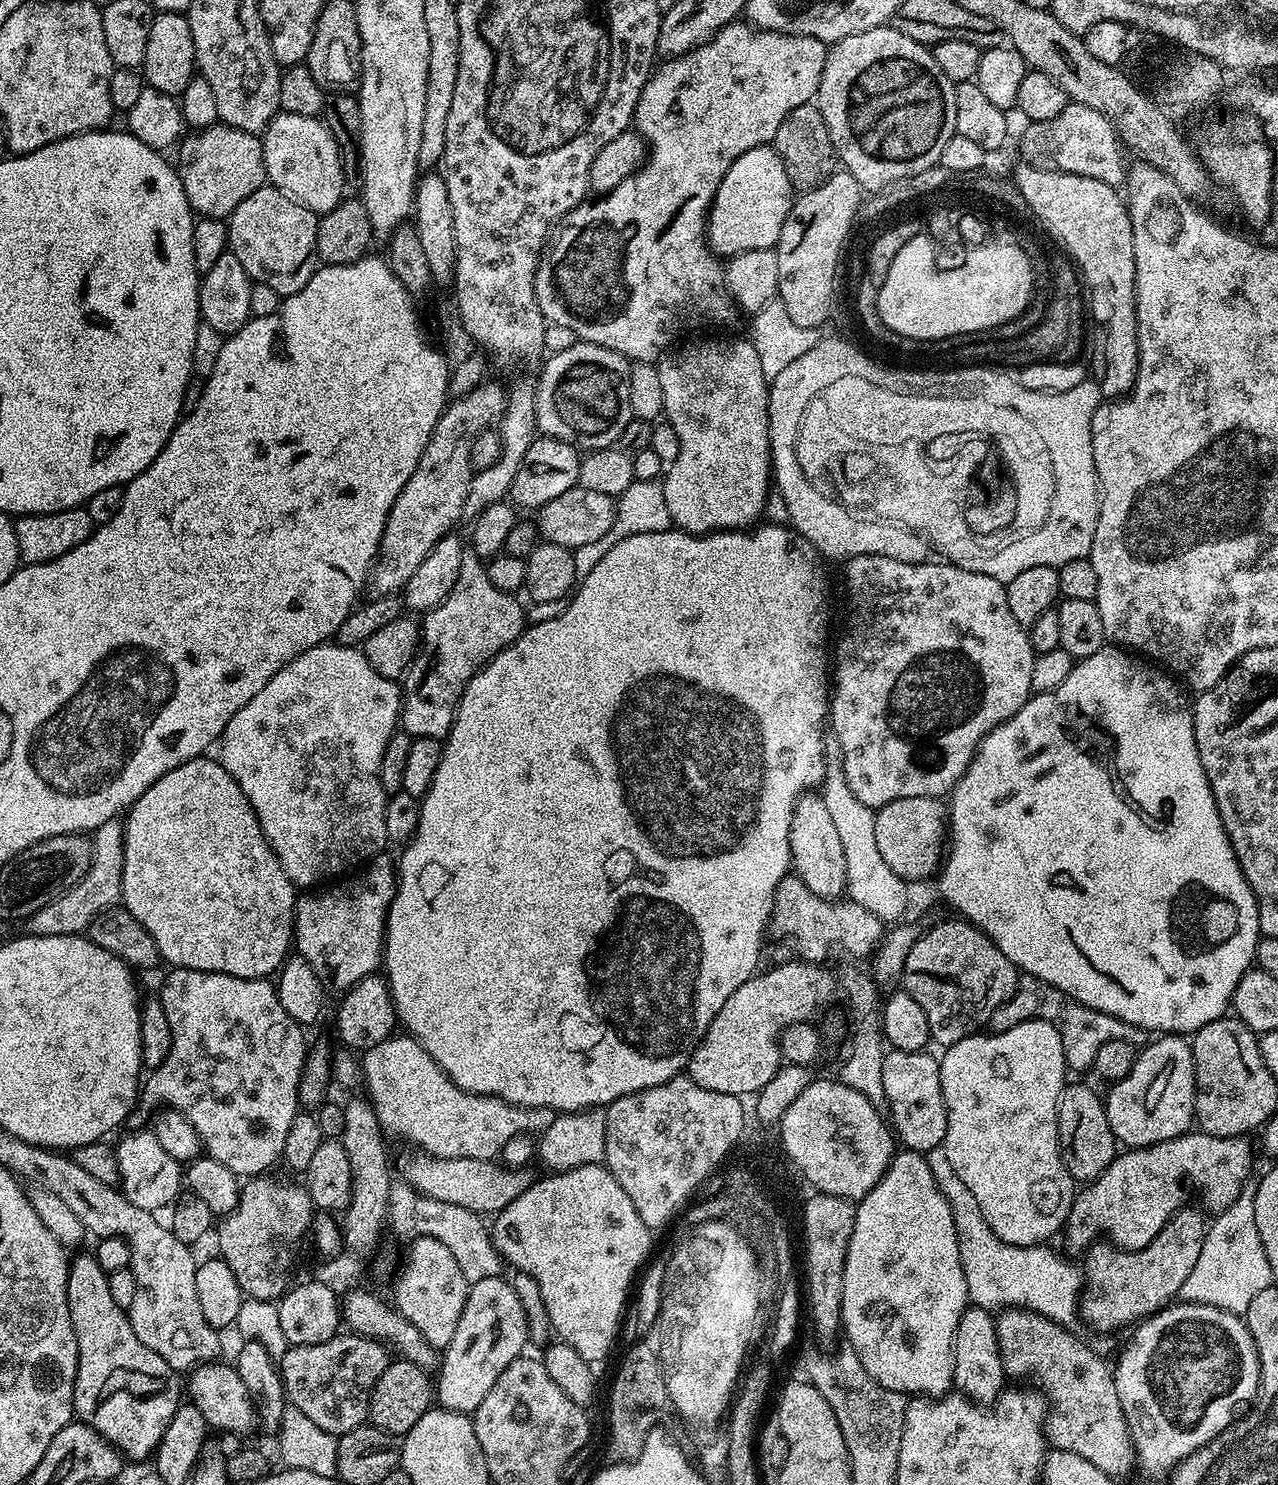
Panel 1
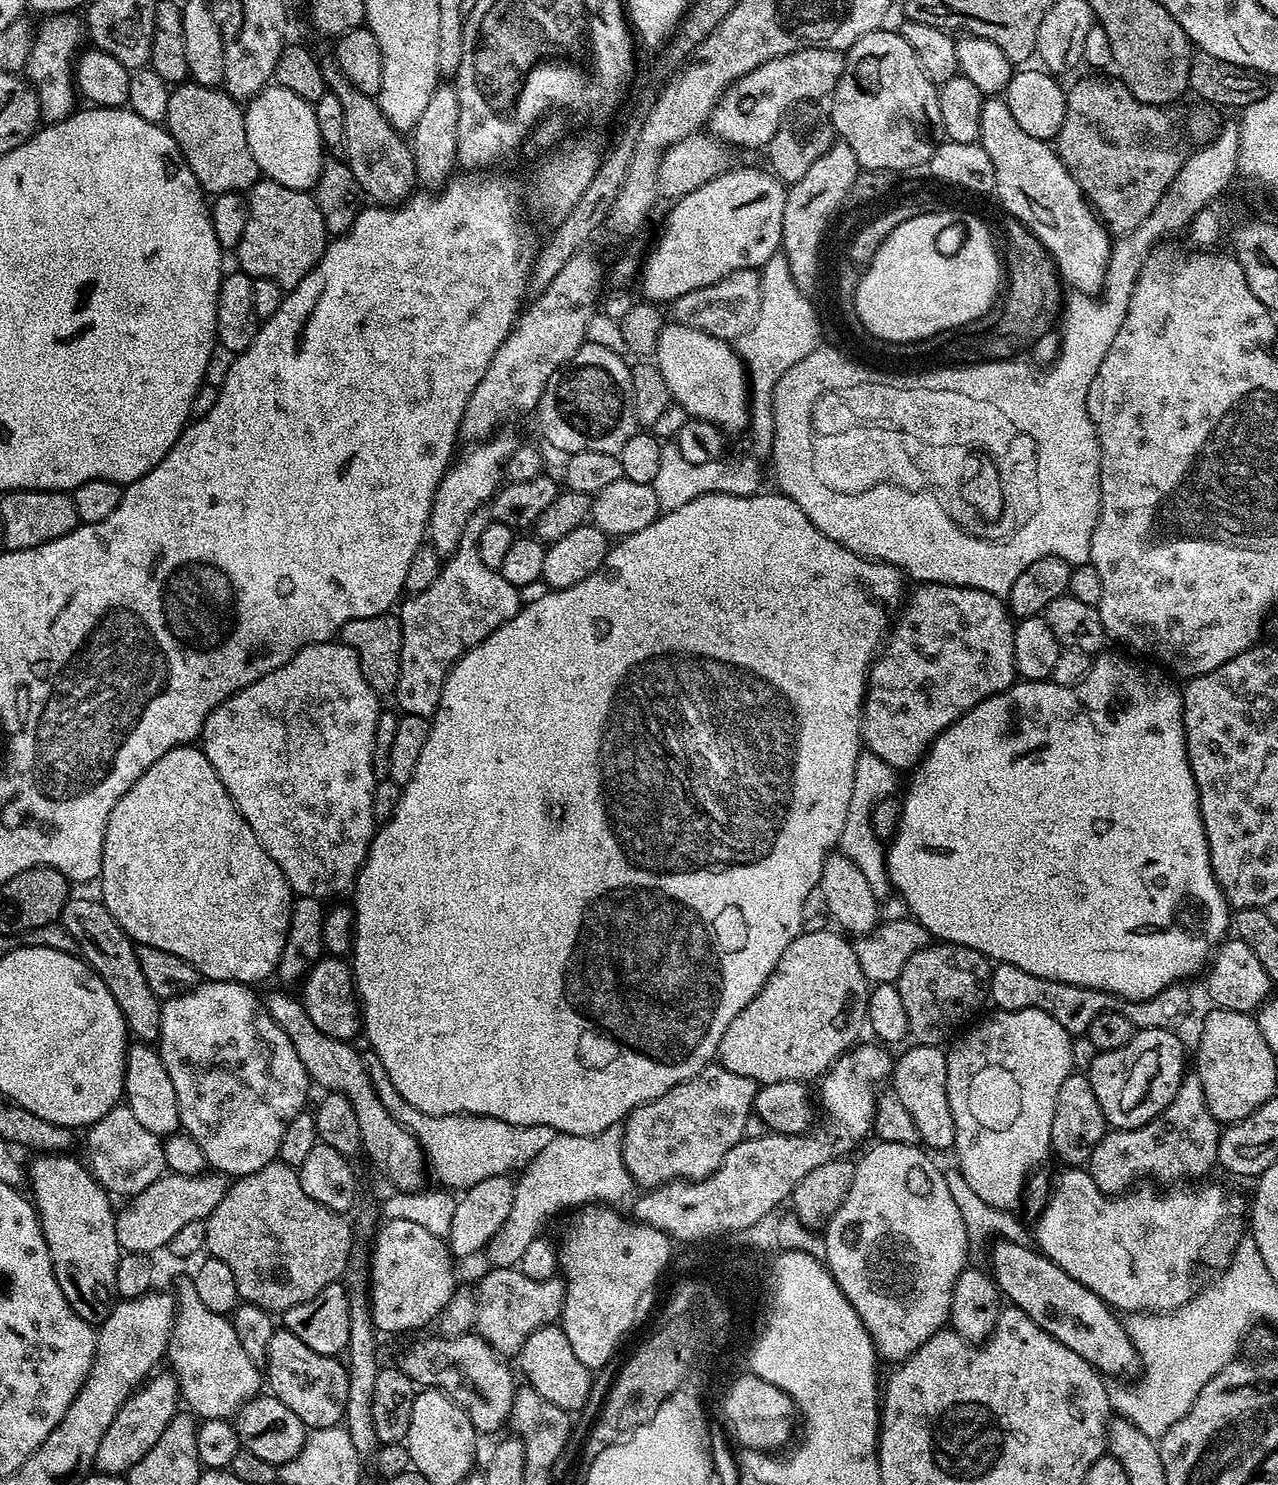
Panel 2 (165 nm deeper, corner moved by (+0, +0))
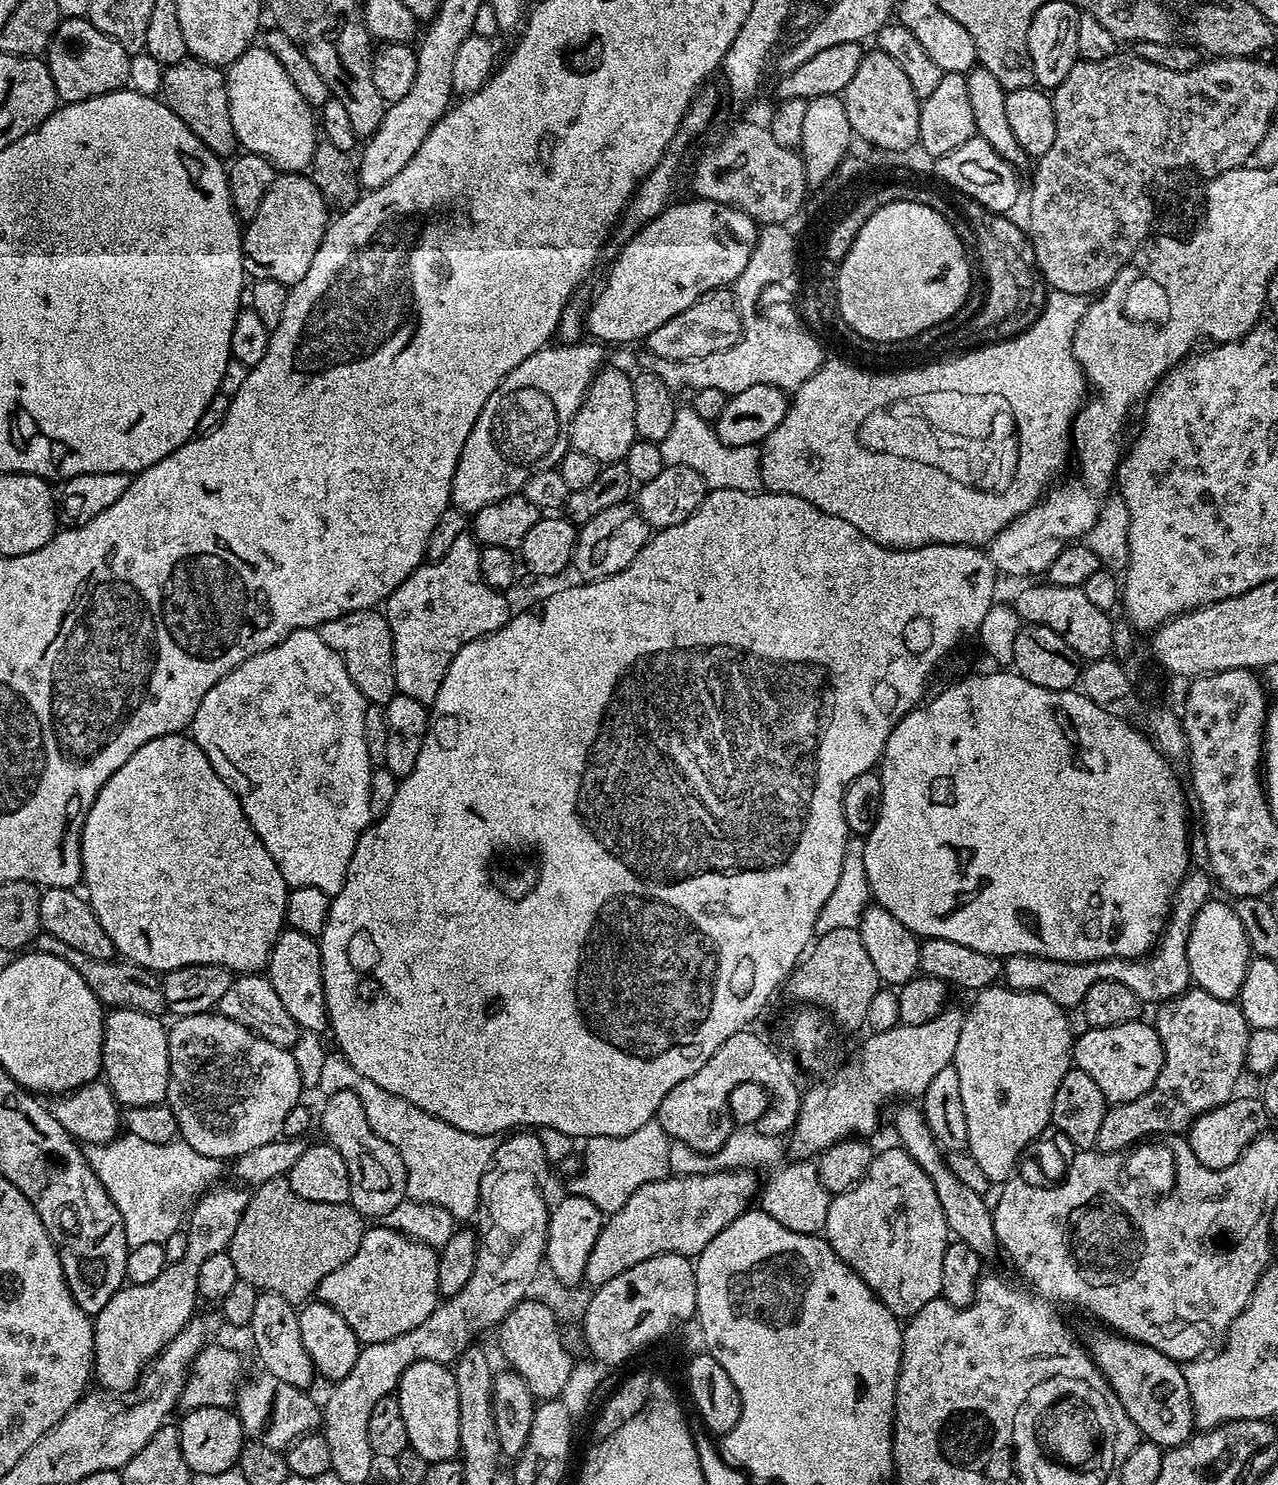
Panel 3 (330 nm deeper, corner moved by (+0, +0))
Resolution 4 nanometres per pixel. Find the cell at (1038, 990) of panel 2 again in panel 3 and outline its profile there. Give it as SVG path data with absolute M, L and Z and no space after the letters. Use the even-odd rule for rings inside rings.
M1189 871L1180 884L1171 909L1166 917L1166 923L1155 941L1151 953L1143 958L1121 958L1119 960L1091 960L1090 962L1062 962L1054 958L1014 954L1005 956L1002 960L1002 980L1007 987L1015 992L1037 992L1046 994L1050 1002L1059 1008L1079 1008L1084 1003L1086 993L1094 982L1122 982L1133 994L1145 1002L1163 1002L1181 996L1192 984L1190 966L1186 958L1186 946L1192 920L1198 914L1204 903L1213 895L1213 881L1209 873Z

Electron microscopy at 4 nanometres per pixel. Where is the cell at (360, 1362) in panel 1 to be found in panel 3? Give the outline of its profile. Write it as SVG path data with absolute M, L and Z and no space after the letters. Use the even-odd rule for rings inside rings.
M260 1292L255 1303L250 1331L252 1344L256 1347L256 1356L264 1363L263 1371L274 1378L282 1378L282 1382L290 1382L290 1386L308 1390L311 1389L312 1379L317 1379L318 1373L312 1365L310 1354L306 1354L306 1346L302 1346L300 1341L299 1321L297 1305L286 1302L282 1294Z

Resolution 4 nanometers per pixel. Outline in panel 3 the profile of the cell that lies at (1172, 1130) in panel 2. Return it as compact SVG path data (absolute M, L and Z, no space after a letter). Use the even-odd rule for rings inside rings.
M1192 986L1181 996L1163 1001L1157 1008L1160 1009L1156 1012L1154 1027L1164 1047L1162 1070L1154 1086L1150 1086L1146 1094L1125 1104L1113 1104L1109 1107L1108 1113L1102 1118L1102 1127L1098 1129L1096 1139L1096 1148L1101 1152L1119 1152L1145 1138L1156 1138L1161 1134L1187 1133L1203 1112L1214 1110L1237 1095L1236 1079L1239 1078L1240 1071L1243 1073L1246 1068L1244 1055L1248 1049L1250 1035L1239 1003L1214 998L1214 994L1206 994L1206 990Z

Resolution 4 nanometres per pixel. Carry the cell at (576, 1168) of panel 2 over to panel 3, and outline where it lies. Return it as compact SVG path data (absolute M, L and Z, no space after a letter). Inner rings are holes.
M651 1120L633 1134L624 1136L591 1136L582 1153L582 1169L569 1182L569 1191L594 1202L601 1212L617 1212L629 1201L634 1190L646 1182L662 1180L670 1174L669 1146L671 1139L661 1124Z

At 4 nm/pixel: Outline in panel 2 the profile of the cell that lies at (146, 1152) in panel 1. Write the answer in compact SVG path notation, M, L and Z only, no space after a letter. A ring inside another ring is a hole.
M126 1106L110 1109L105 1116L98 1118L98 1122L91 1124L86 1135L88 1135L87 1167L104 1191L113 1197L137 1196L142 1190L146 1190L146 1186L158 1182L158 1178L165 1175L164 1143L161 1137L144 1129Z

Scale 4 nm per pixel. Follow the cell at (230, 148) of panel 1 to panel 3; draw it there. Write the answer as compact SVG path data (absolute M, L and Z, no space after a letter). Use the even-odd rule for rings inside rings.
M191 58L169 64L164 70L159 95L164 105L174 110L174 114L178 114L178 118L182 118L182 122L186 122L186 126L190 126L190 130L202 138L202 142L215 156L228 158L237 151L234 126L230 122L228 81L221 69Z

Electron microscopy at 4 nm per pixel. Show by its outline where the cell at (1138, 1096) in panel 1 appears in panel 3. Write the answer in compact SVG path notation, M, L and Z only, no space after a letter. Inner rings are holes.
M1139 1019L1118 1026L1089 1028L1086 1034L1072 1041L1073 1065L1094 1078L1109 1105L1125 1104L1146 1094L1162 1070L1164 1047L1155 1027L1144 1023Z

